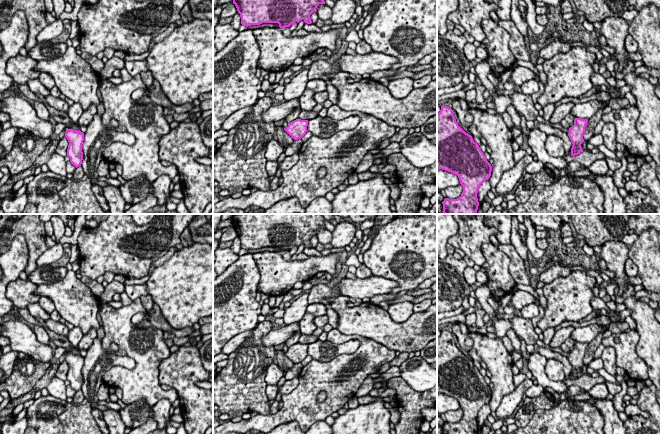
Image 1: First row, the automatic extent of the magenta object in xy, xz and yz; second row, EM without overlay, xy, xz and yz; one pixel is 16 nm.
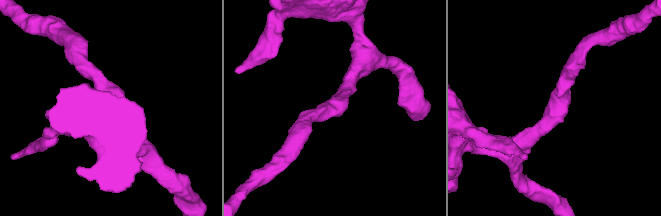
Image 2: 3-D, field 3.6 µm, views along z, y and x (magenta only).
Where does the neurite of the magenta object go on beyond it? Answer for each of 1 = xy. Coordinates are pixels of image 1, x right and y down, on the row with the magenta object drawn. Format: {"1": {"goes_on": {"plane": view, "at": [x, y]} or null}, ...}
{"1": {"goes_on": null}}

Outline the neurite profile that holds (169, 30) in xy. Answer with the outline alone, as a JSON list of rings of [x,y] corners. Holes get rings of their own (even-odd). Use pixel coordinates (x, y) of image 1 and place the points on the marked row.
[[[172,23],[169,25],[169,27],[163,32],[163,33],[160,33],[159,35],[157,35],[156,37],[154,37],[152,40],[151,40],[151,43],[159,43],[161,41],[163,41],[163,39],[165,37],[167,37],[168,35],[170,35],[173,30],[178,27],[179,25],[175,24],[175,23]]]

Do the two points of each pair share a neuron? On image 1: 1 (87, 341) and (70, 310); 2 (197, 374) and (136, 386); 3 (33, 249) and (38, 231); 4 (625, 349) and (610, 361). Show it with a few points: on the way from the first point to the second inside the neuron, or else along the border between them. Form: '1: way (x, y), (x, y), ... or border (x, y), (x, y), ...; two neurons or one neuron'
1: border (96, 329), (91, 328), (84, 335); two neurons
2: border (165, 358), (159, 365), (160, 385); two neurons
3: way (36, 245), (36, 235); one neuron
4: border (606, 346), (611, 346), (614, 349), (617, 366); two neurons

